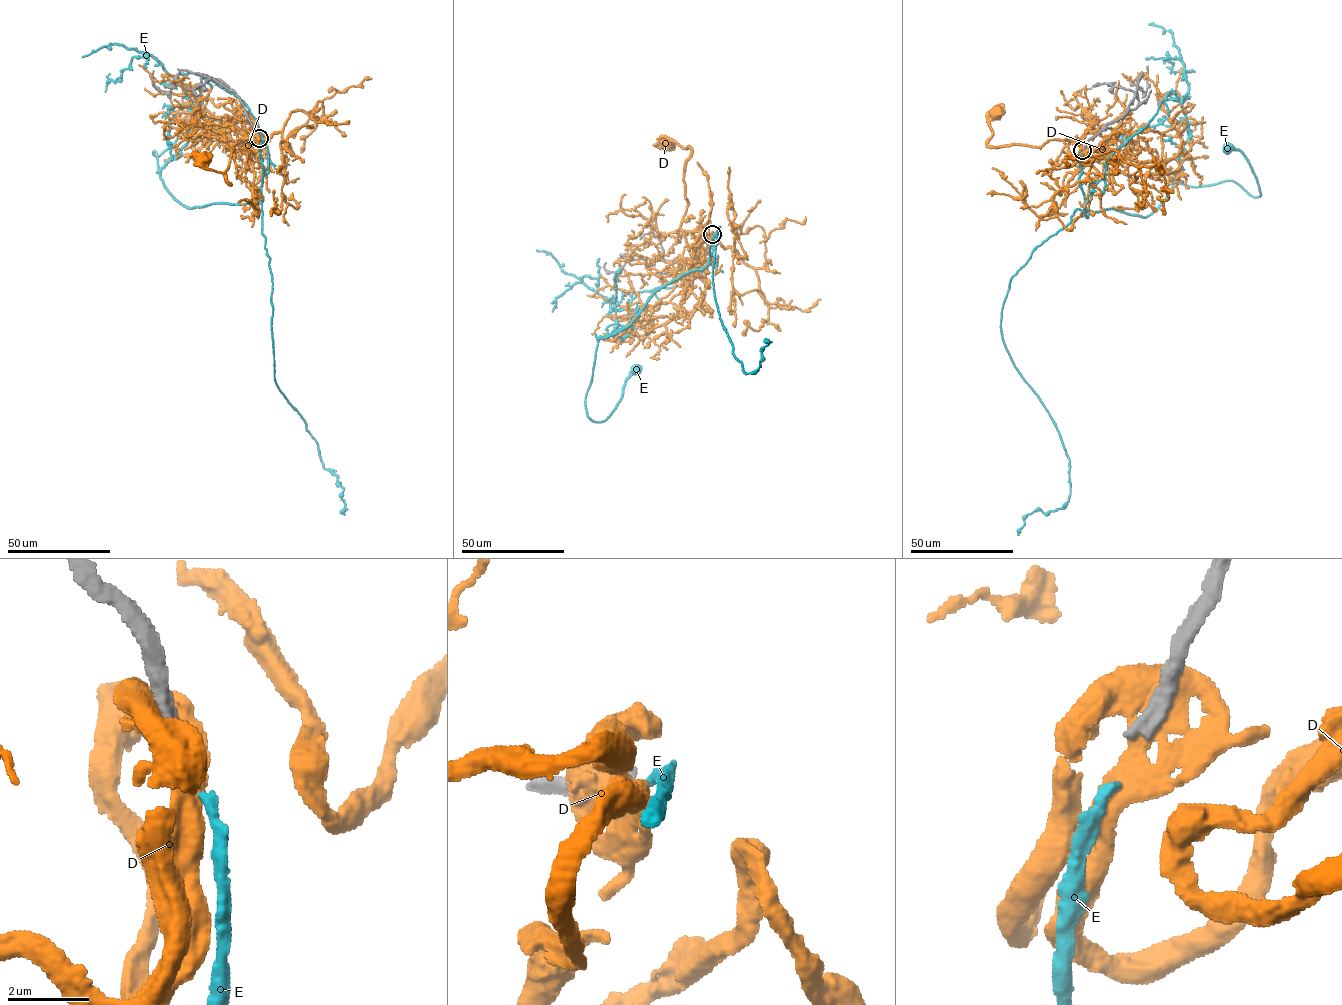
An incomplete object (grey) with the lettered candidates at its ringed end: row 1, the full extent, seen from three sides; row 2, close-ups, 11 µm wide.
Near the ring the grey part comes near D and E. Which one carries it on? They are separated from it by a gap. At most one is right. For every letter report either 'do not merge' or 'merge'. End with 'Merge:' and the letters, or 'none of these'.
D: do not merge
E: merge
Merge: E

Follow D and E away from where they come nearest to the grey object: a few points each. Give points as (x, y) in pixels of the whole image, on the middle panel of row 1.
D: (712, 235), (700, 236), (690, 252), (680, 228), (688, 203), (684, 164), (691, 150), (667, 142)
E: (713, 235), (708, 264), (658, 288), (626, 327), (599, 337), (586, 394), (590, 419), (607, 418), (635, 368)

